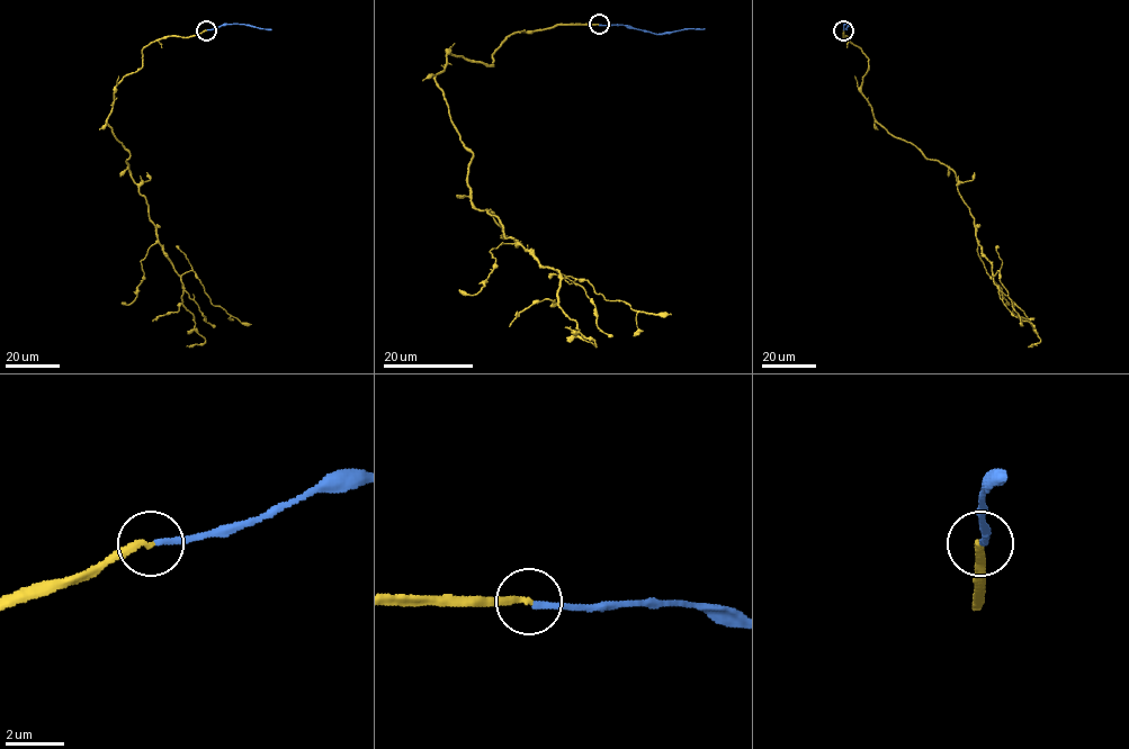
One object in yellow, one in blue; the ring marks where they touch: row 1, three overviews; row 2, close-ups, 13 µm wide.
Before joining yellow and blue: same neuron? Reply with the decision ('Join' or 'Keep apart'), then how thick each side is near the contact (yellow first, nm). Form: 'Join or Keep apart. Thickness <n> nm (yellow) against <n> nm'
Keep apart. Thickness 240 nm (yellow) against 200 nm

